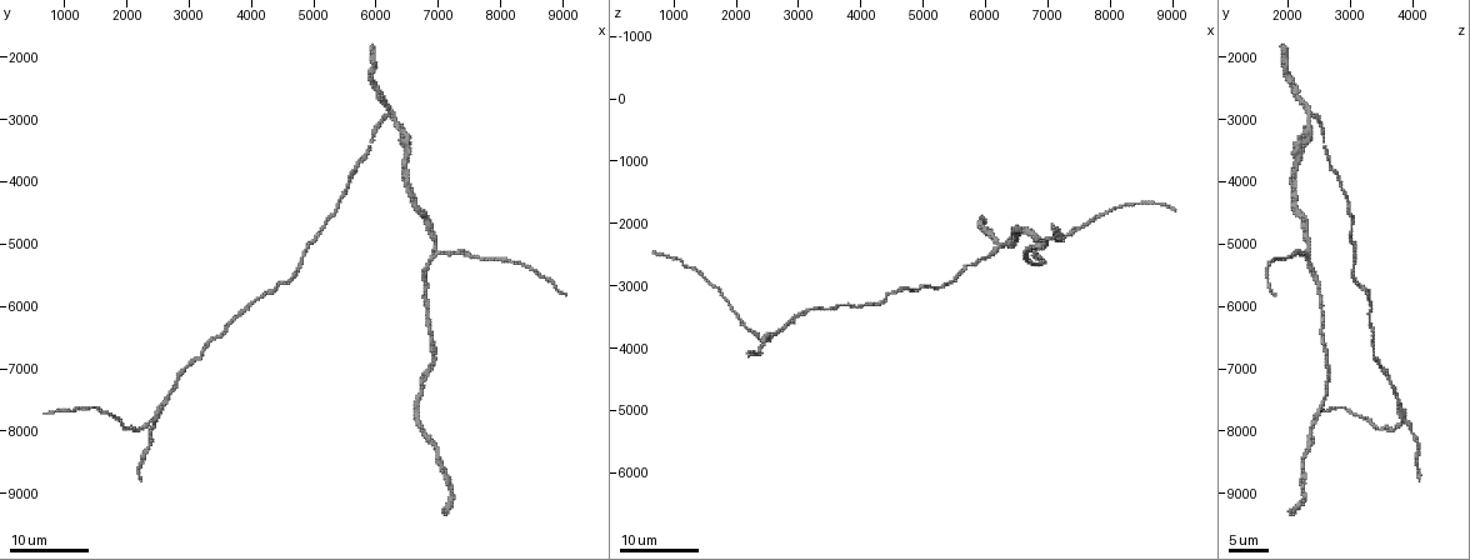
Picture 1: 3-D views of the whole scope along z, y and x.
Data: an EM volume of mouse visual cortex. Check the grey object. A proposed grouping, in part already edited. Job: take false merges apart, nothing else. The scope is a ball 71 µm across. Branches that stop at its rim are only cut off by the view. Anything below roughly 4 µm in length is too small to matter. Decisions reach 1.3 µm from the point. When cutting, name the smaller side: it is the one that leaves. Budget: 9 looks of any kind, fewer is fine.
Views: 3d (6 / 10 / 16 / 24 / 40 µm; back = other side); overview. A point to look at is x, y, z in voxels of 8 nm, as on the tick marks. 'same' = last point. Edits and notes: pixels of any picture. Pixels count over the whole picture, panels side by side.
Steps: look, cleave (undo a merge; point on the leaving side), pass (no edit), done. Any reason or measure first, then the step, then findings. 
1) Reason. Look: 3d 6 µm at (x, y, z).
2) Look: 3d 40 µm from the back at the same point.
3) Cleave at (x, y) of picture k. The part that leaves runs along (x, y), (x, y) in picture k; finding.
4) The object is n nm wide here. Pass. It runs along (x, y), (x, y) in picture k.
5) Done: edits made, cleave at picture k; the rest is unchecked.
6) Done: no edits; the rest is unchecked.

Three-way junction. Look: 3d 16 µm at (6250, 2950, 2350).

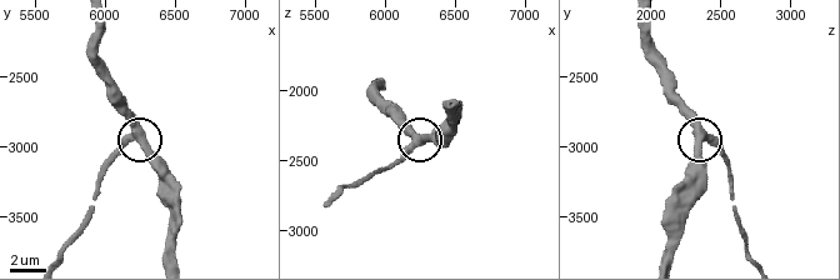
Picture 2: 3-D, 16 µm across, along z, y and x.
Zoom in. Look: 3d 6 µm at (6260, 2960, 2340).

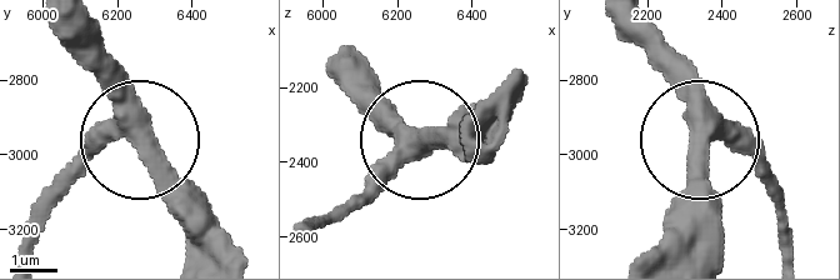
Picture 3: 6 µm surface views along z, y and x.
The object is 390 nm wide here. Pass. It runs along (23, 256), (34, 220), (138, 133), (63, 45) in picture 3; one neuron here.

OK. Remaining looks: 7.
Sudden change in width. Look: 3d 24 µm at (4850, 5150, 3050).

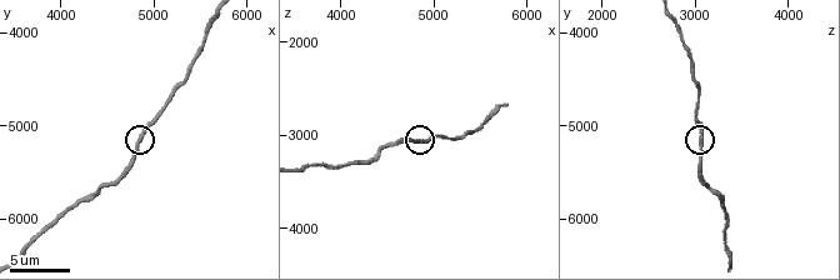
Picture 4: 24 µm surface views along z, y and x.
Look: 3d 10 µm at (4850, 5100, 3050).

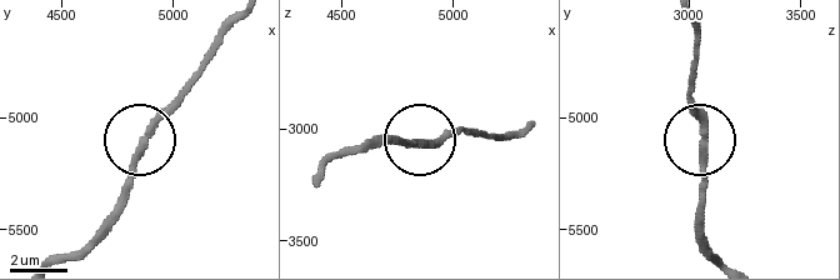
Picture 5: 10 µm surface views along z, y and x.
Pass. One neuron here.

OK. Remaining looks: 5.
Calibre changes. Look: 3d 16 µm at (7500, 5200, 2100).

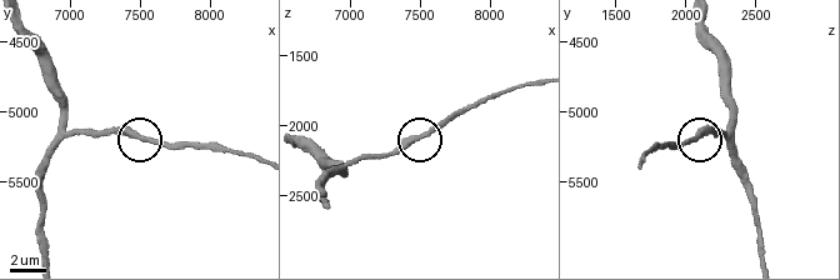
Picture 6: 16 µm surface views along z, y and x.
Look: 3d 6 µm at (7500, 5180, 2060).

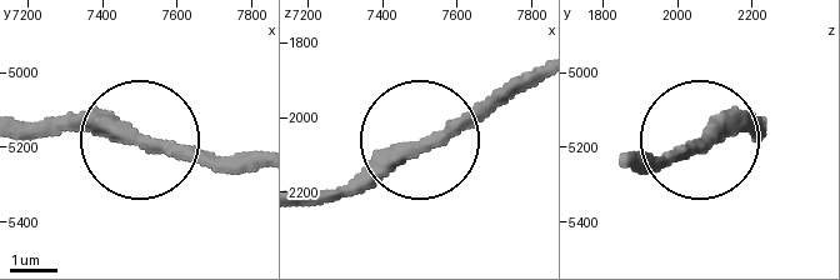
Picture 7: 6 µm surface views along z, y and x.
Pass. It runs along (25, 120), (109, 120), (156, 144), (236, 156) in picture 7; continuous, no second neuron.

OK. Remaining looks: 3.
Look: 3d 24 µm at (5750, 3700, 2650).

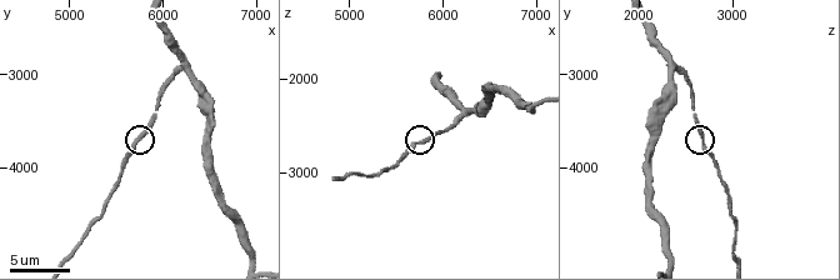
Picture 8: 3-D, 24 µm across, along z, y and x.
Closer look. Look: 3d 10 µm at (5700, 3700, 2650).

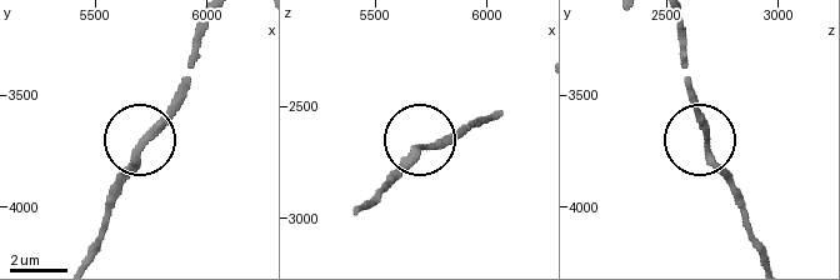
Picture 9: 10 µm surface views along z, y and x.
Pass. All the same neuron.

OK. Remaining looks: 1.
Done: no edits; the rest is unchecked.

